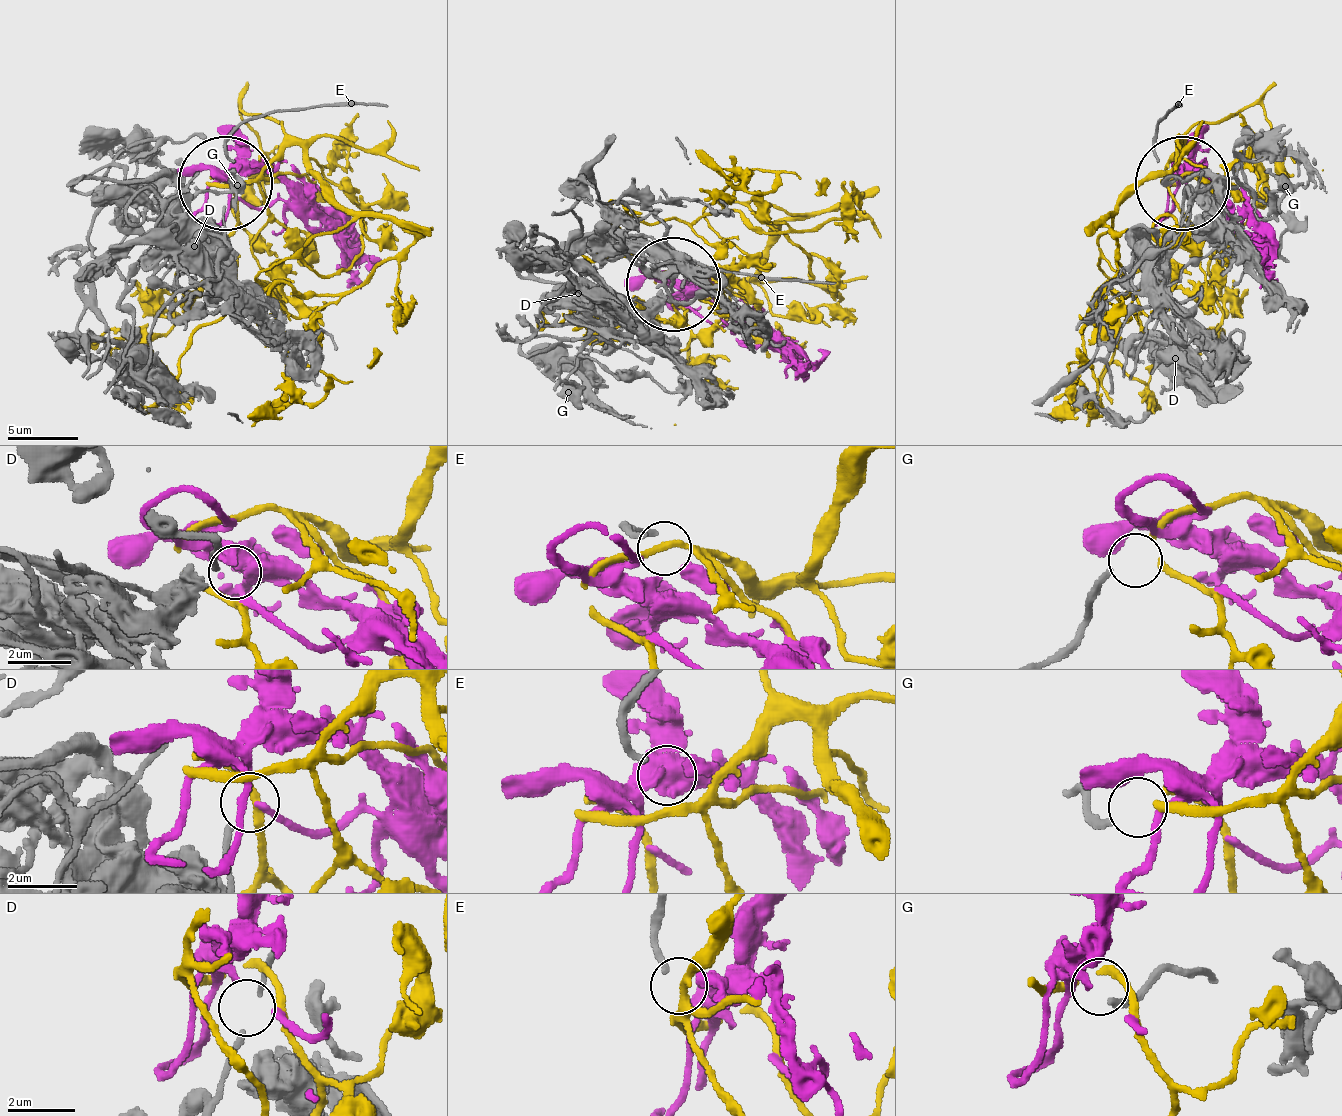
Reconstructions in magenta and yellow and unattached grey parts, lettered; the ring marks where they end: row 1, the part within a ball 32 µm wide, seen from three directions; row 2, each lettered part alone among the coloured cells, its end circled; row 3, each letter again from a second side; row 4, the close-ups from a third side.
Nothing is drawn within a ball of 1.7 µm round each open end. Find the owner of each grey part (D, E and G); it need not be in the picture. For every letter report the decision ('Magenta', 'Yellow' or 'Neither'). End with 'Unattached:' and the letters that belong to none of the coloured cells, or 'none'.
D: Magenta
E: Neither
G: Yellow
Unattached: E

